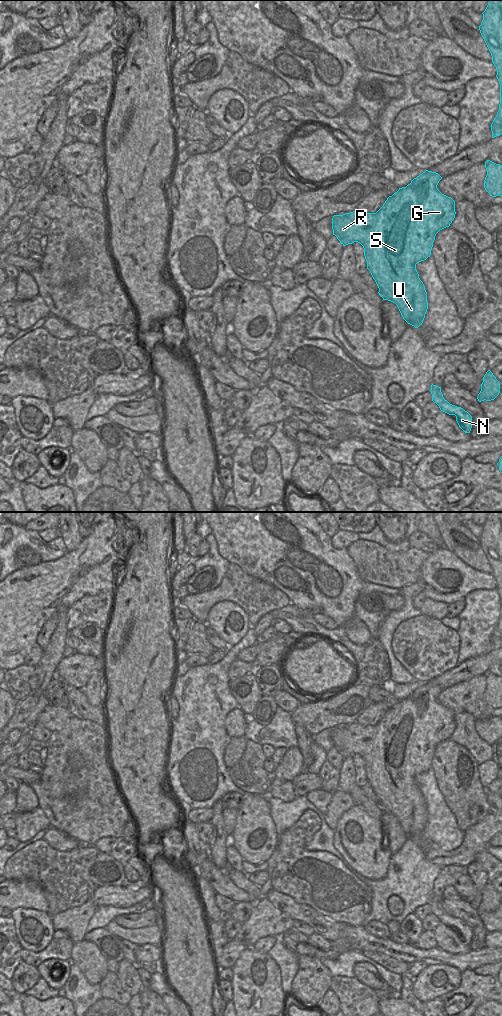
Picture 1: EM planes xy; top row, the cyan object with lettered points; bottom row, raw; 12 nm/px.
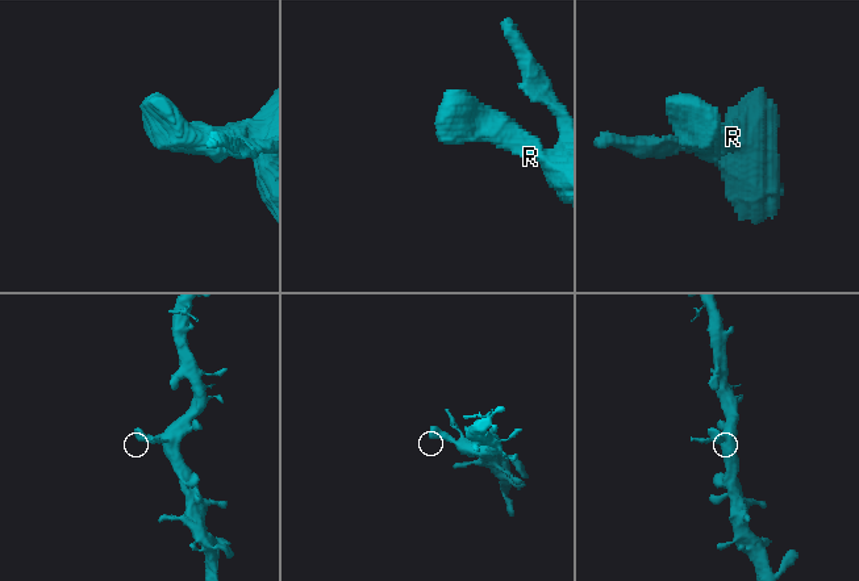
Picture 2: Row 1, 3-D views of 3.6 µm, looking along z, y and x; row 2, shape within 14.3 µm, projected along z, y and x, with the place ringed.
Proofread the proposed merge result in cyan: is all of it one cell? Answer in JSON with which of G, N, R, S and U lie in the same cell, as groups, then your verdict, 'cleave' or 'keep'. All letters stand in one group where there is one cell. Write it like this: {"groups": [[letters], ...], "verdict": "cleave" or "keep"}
{"groups": [["G", "N", "R", "S", "U"]], "verdict": "keep"}

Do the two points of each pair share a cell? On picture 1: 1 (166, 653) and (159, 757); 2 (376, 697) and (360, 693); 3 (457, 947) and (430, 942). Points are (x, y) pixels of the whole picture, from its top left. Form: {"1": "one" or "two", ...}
{"1": "one", "2": "two", "3": "two"}

